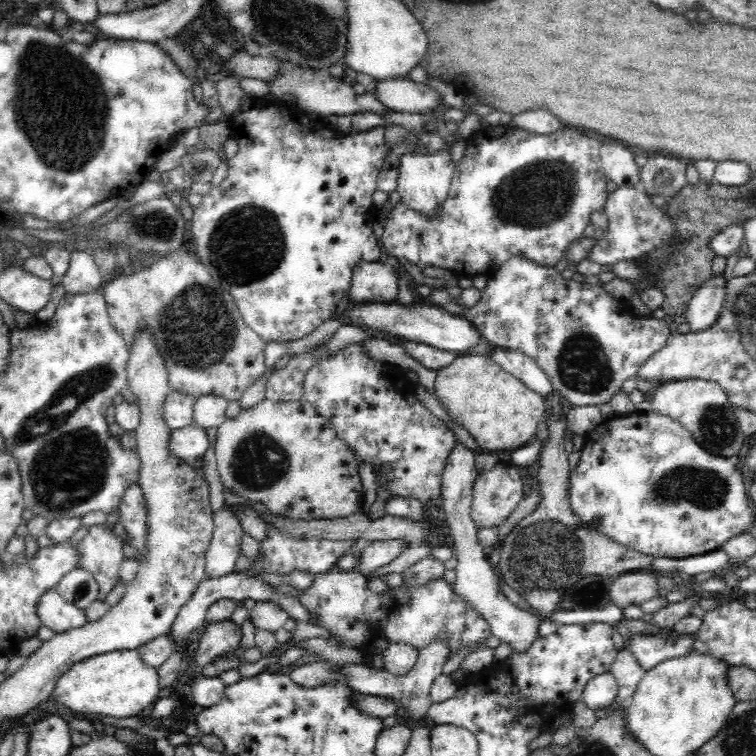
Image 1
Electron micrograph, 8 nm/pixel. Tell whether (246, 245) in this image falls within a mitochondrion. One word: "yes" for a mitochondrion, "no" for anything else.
yes

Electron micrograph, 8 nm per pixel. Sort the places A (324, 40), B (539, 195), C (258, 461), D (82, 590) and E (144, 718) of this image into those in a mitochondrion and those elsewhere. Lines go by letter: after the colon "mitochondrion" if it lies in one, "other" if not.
A: mitochondrion
B: mitochondrion
C: mitochondrion
D: mitochondrion
E: other

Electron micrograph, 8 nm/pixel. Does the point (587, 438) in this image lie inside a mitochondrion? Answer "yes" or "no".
no

